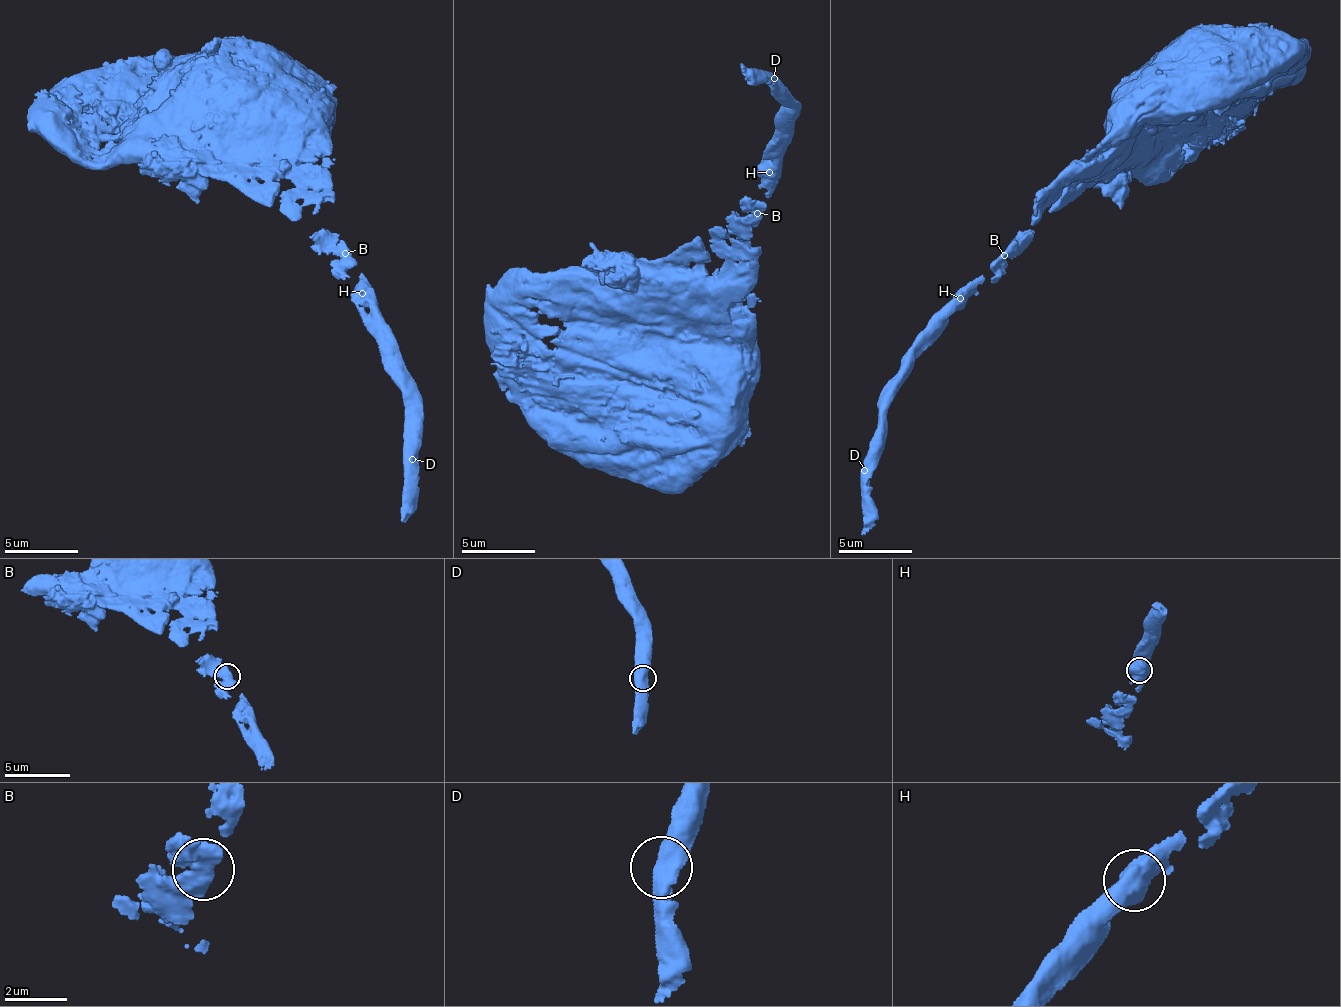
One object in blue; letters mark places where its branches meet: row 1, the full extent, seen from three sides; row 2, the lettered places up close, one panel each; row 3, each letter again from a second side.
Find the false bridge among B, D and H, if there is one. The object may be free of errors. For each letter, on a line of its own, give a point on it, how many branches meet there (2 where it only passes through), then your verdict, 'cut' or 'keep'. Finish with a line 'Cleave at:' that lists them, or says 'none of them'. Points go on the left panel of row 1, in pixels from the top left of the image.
B: place (345, 253); branches 3; keep
D: place (412, 459); branches 2; keep
H: place (362, 293); branches 3; keep
Cleave at: none of them

